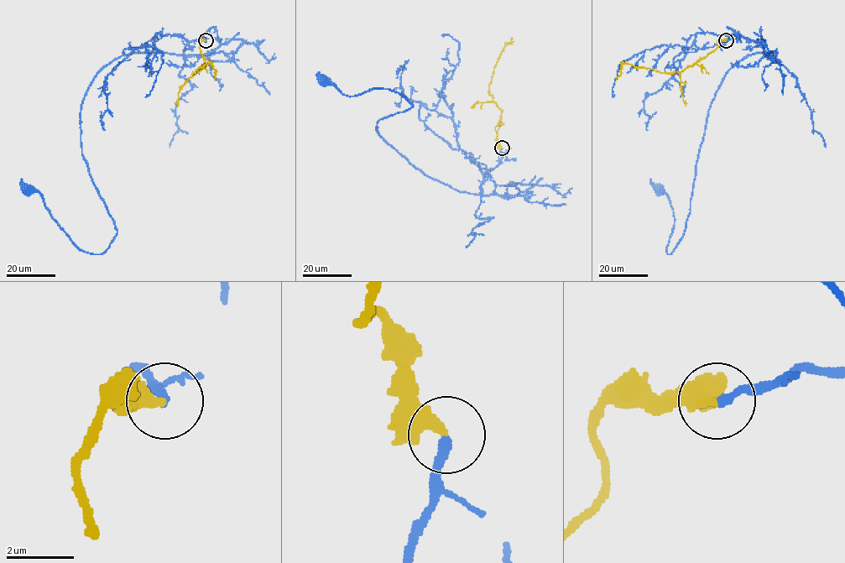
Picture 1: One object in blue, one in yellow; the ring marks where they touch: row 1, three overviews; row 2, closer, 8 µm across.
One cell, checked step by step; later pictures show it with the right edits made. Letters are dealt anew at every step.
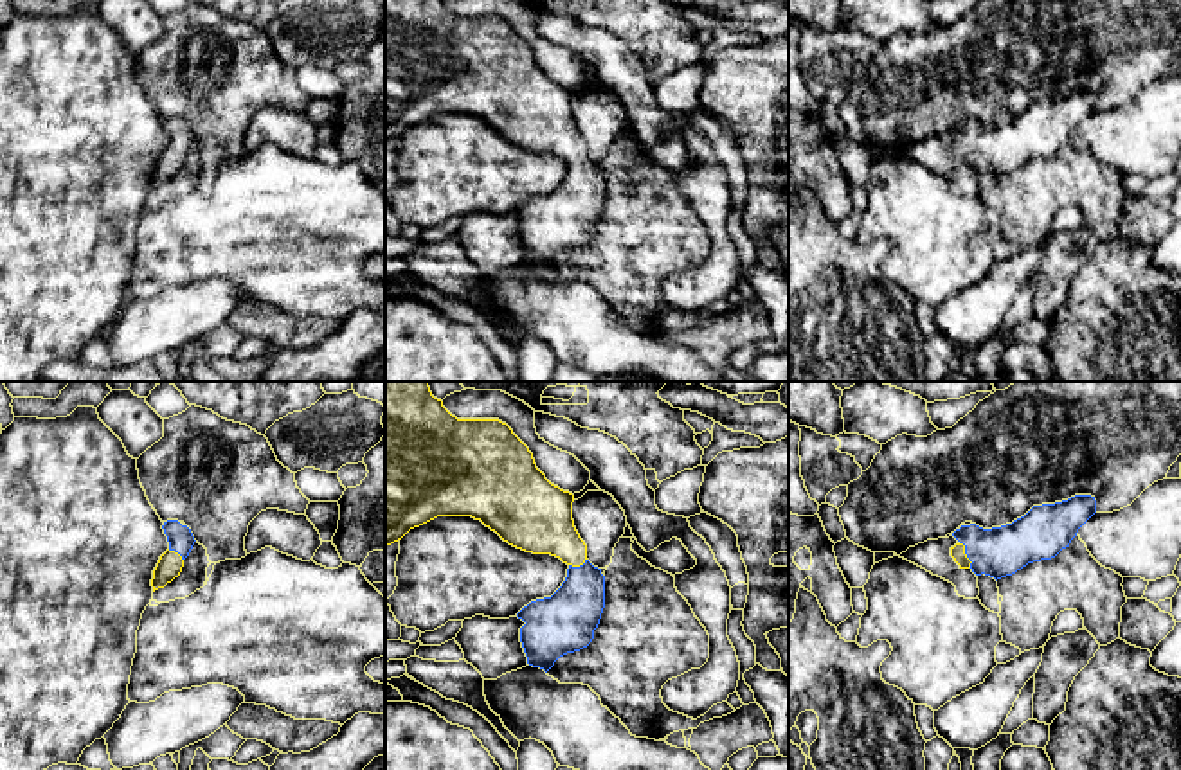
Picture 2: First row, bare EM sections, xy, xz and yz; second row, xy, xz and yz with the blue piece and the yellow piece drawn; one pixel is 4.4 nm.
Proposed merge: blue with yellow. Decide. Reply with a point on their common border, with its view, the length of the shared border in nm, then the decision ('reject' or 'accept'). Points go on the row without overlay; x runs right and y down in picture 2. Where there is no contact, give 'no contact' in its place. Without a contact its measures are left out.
meets blue in yz at (965, 150); contact 120 nm long; accept

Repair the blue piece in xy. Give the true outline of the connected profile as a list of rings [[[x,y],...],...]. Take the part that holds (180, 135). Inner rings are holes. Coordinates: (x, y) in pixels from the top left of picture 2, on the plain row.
[[[178,117],[164,119],[162,126],[167,133],[169,146],[160,153],[153,167],[153,189],[164,185],[167,180],[180,173],[184,157],[189,153],[196,139],[191,126],[182,122]]]

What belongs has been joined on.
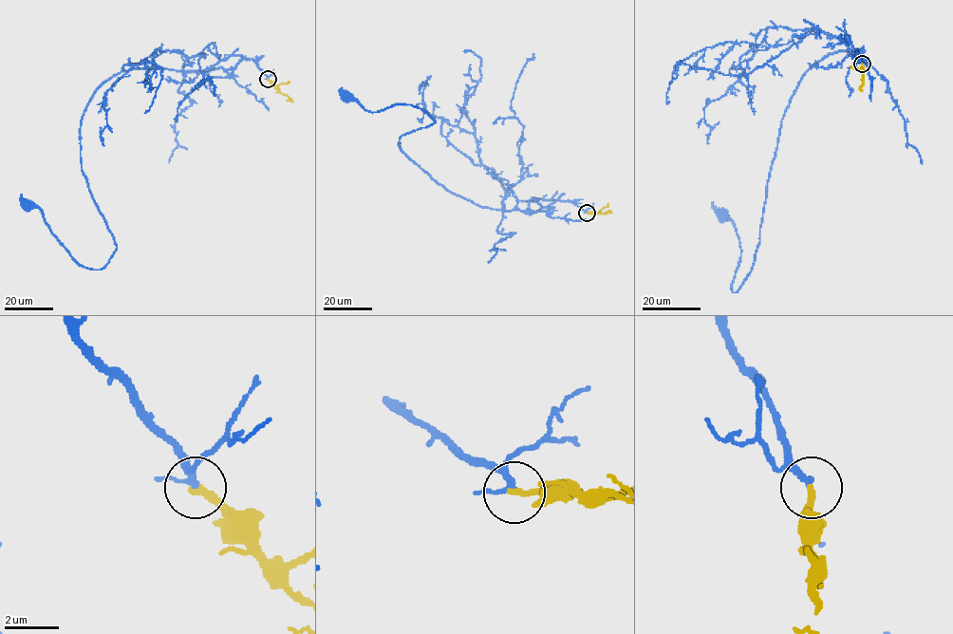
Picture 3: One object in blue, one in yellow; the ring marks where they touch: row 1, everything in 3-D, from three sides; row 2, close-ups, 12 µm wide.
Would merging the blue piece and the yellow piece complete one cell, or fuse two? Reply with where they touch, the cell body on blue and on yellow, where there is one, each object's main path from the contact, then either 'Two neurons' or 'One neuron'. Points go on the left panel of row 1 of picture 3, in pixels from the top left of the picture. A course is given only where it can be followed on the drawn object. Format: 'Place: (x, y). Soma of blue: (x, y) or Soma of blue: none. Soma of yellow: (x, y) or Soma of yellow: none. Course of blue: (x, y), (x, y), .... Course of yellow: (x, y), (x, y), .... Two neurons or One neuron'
Place: (268, 79). Soma of blue: (28, 205). Soma of yellow: none. Course of blue: (268, 79), (230, 55), (96, 90), (80, 158), (116, 246), (102, 269), (27, 203). Course of yellow: (268, 79), (293, 102). One neuron

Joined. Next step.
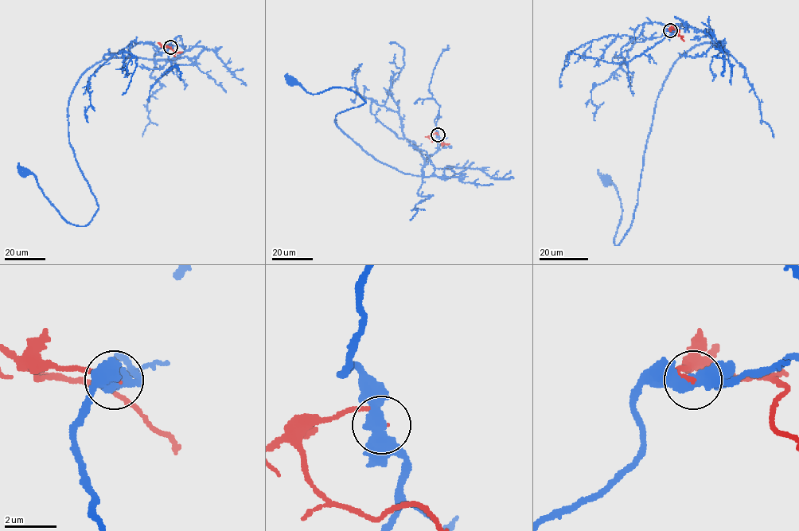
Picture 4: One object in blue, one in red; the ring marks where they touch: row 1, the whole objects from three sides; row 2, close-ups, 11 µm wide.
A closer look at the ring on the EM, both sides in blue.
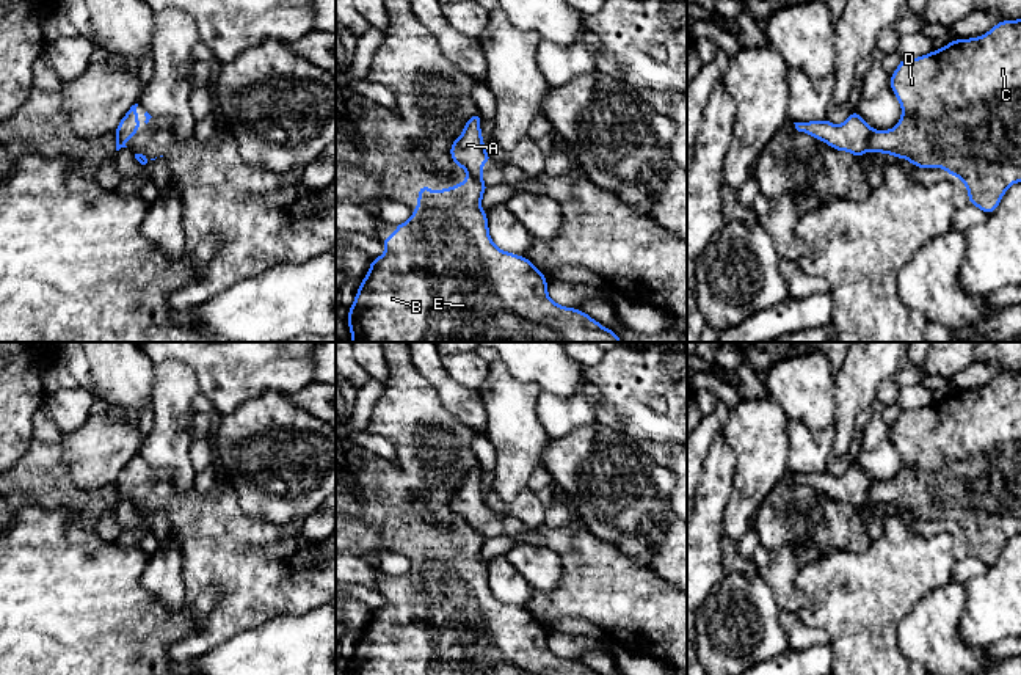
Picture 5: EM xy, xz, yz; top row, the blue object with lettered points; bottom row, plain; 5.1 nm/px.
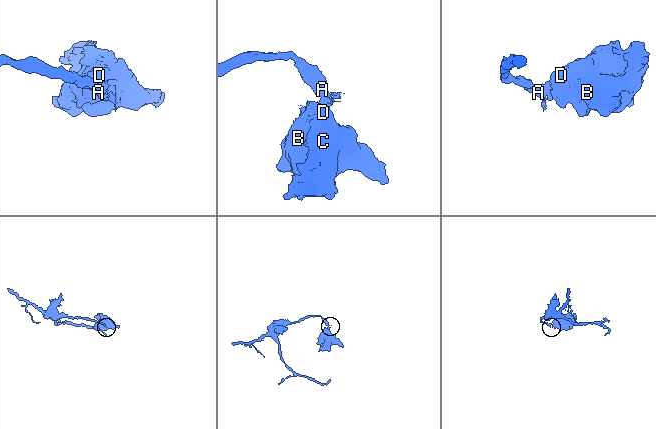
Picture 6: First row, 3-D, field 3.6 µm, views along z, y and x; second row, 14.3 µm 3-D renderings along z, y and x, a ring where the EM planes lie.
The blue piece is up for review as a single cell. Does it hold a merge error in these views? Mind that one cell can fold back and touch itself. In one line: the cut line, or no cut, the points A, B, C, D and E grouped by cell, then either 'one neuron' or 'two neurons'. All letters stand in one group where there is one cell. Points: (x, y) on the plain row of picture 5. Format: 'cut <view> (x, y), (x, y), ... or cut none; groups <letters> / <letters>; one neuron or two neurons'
cut xz (468, 525), (486, 539); groups A / B C D E; two neurons

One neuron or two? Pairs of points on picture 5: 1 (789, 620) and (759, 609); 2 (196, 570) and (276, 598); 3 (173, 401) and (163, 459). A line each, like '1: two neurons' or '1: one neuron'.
1: two neurons
2: one neuron
3: one neuron

